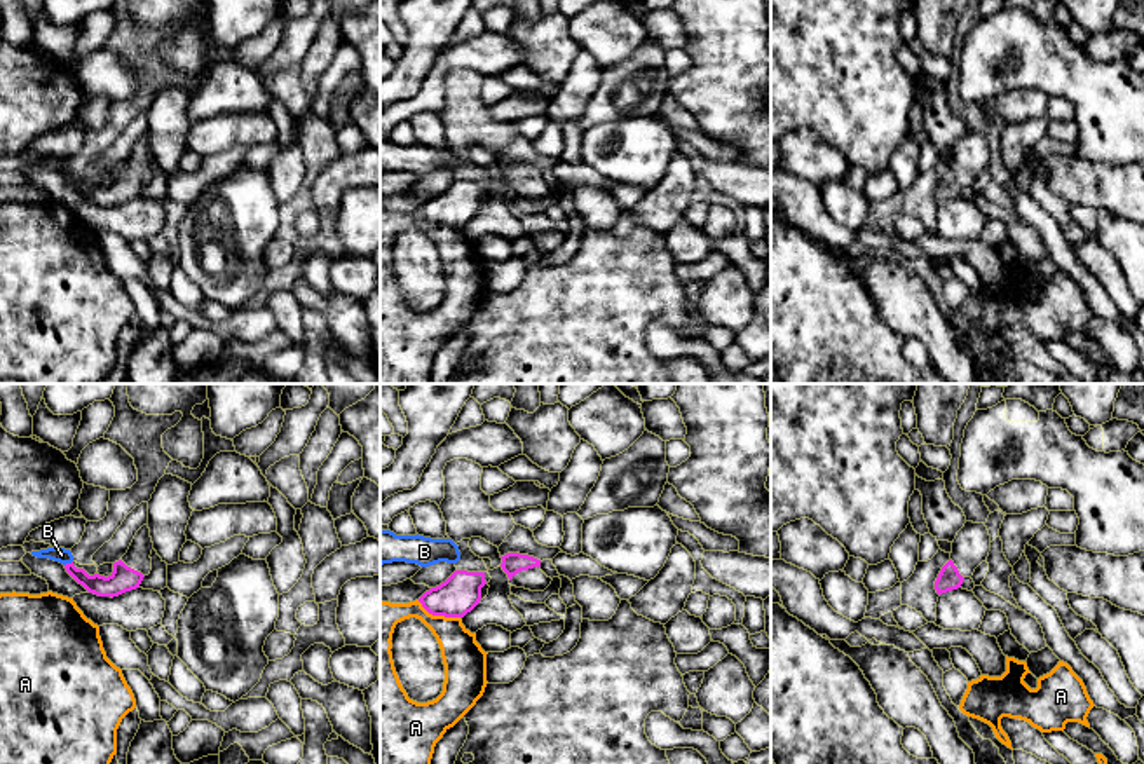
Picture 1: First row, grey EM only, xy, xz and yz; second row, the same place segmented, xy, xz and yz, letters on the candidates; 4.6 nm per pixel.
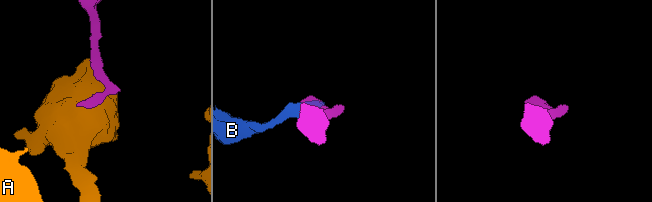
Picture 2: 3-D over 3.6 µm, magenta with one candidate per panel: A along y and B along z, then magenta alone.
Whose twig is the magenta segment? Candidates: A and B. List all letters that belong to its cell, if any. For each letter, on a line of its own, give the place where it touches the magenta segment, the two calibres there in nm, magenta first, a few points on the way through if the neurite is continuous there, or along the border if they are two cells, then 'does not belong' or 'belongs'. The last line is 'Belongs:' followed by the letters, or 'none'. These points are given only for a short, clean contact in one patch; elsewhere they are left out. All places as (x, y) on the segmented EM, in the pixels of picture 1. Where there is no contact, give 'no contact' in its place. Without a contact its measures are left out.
A: xz (438, 614) | 180/200 nm | along xz (417, 600), (433, 614), (459, 618) | does not belong
B: xy (68, 564) | 100/70 nm | along xy (72, 560), (65, 566) | does not belong
Belongs: none

